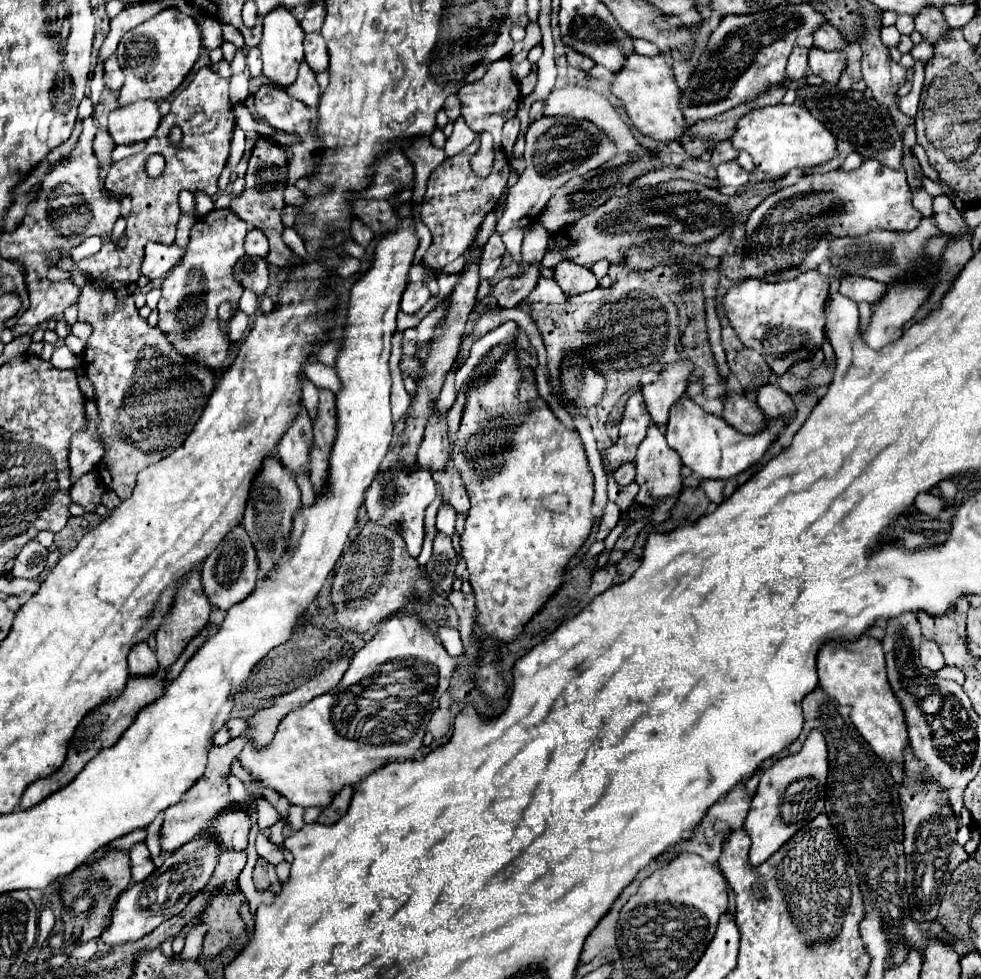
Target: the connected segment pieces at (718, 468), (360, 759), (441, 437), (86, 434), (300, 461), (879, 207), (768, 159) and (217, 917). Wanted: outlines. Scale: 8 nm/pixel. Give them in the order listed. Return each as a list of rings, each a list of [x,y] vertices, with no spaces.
[[[688,395],[680,397],[670,409],[670,419],[666,425],[666,441],[680,455],[682,463],[688,465],[702,479],[730,479],[752,465],[760,463],[774,443],[774,437],[788,425],[784,417],[766,419],[766,427],[758,435],[744,435],[728,425],[722,417],[706,413]]]
[[[390,617],[372,641],[352,657],[350,667],[334,689],[314,697],[308,705],[290,711],[280,721],[270,745],[256,749],[249,740],[240,754],[241,766],[254,779],[284,795],[290,803],[324,809],[344,785],[358,783],[388,761],[414,757],[422,745],[426,725],[438,709],[438,699],[450,685],[452,671],[468,659],[466,655],[461,655],[458,661],[452,659],[418,617]]]
[[[434,405],[434,417],[430,417],[426,425],[426,435],[418,451],[418,467],[428,469],[432,473],[446,471],[448,459],[450,459],[450,441],[448,441],[446,415],[438,419]]]
[[[92,399],[84,405],[84,429],[76,431],[70,439],[70,471],[72,477],[80,477],[92,471],[104,457],[104,443],[98,433],[100,413]]]
[[[298,405],[298,415],[292,425],[286,429],[284,437],[278,443],[278,459],[288,467],[292,473],[302,469],[308,471],[308,451],[312,447],[312,423],[306,413],[306,407]]]
[[[864,159],[858,169],[852,171],[828,171],[828,173],[810,173],[804,175],[798,183],[772,193],[766,197],[748,217],[746,221],[746,251],[742,259],[742,267],[752,279],[760,281],[790,281],[800,273],[818,271],[828,275],[832,271],[830,263],[830,243],[842,237],[860,237],[876,229],[888,231],[912,231],[920,223],[922,215],[910,203],[910,189],[906,183],[904,171],[888,169],[880,165],[880,161]]]
[[[778,103],[748,111],[738,121],[730,141],[738,153],[750,153],[756,169],[772,177],[784,177],[790,169],[796,167],[806,169],[822,165],[836,153],[836,137],[800,103]]]
[[[240,887],[230,893],[220,889],[220,893],[214,893],[212,901],[208,901],[208,909],[198,915],[200,921],[196,925],[208,927],[202,943],[202,955],[206,959],[214,959],[232,941],[244,935],[244,921],[240,917],[240,907],[244,903],[246,897]]]

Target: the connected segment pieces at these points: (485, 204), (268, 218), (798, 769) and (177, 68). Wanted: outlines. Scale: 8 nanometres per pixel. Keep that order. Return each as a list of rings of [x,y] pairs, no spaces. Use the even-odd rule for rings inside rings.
[[[478,141],[460,151],[458,155],[446,157],[430,175],[424,201],[420,205],[422,223],[432,233],[432,245],[422,257],[422,265],[430,271],[440,271],[444,265],[458,259],[474,241],[486,213],[496,205],[502,189],[506,187],[506,179],[510,173],[508,157],[496,149],[494,151],[494,165],[488,177],[480,177],[472,171],[470,159],[478,153]]]
[[[260,137],[254,145],[254,151],[250,155],[248,161],[248,171],[246,171],[246,187],[242,191],[240,197],[236,197],[230,205],[230,209],[244,219],[246,223],[252,223],[256,229],[260,229],[262,233],[266,233],[268,241],[270,241],[270,251],[268,251],[268,265],[274,267],[286,267],[294,253],[292,249],[282,241],[282,209],[286,207],[284,203],[284,189],[286,189],[286,175],[288,175],[288,161],[280,163],[280,145],[274,143],[272,139]]]
[[[812,731],[802,747],[800,753],[796,755],[786,755],[782,759],[778,759],[772,767],[768,767],[762,777],[760,777],[760,785],[756,795],[752,797],[752,807],[748,811],[748,817],[744,821],[744,831],[750,835],[752,845],[750,845],[750,865],[758,867],[760,863],[764,863],[768,857],[772,857],[796,831],[800,831],[804,825],[808,825],[810,819],[814,819],[822,809],[824,809],[824,793],[826,793],[826,775],[828,775],[828,753],[826,753],[826,741],[822,737],[820,731]],[[798,779],[808,779],[814,781],[814,791],[806,793],[806,799],[800,801],[800,809],[798,809],[798,817],[794,817],[792,821],[782,817],[780,805],[784,803],[784,793],[788,789],[788,785],[792,781]]]
[[[176,7],[162,9],[158,15],[148,19],[146,23],[130,29],[118,45],[118,61],[124,69],[126,81],[124,87],[118,93],[118,107],[136,103],[146,97],[154,97],[154,101],[160,101],[162,97],[170,95],[182,79],[188,75],[192,65],[196,63],[200,55],[200,31],[196,21],[192,21],[190,15],[184,15]]]

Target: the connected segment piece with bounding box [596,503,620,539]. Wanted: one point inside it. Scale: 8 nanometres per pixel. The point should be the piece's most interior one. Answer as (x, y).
(611, 517)

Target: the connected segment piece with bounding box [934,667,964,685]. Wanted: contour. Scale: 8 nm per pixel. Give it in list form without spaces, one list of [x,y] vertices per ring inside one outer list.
[[[942,667],[942,669],[936,671],[934,675],[936,675],[936,677],[942,677],[942,679],[954,679],[954,681],[958,681],[960,685],[962,685],[962,681],[964,681],[964,673],[962,673],[960,669],[956,669],[956,667]]]

